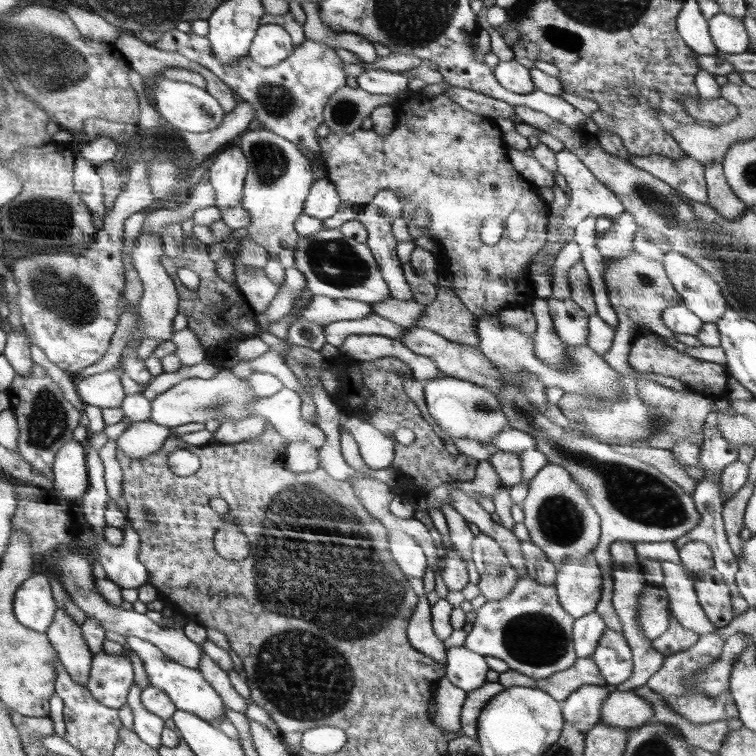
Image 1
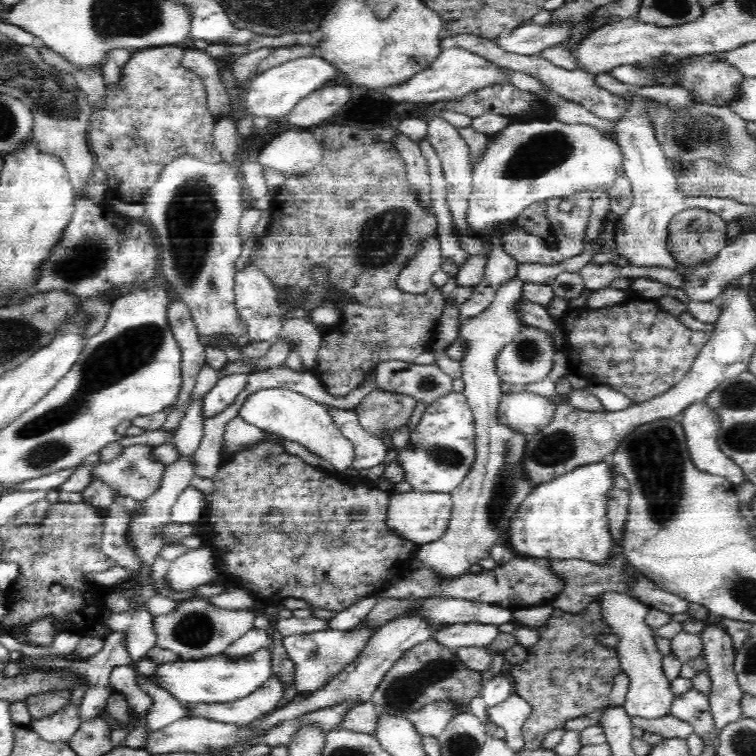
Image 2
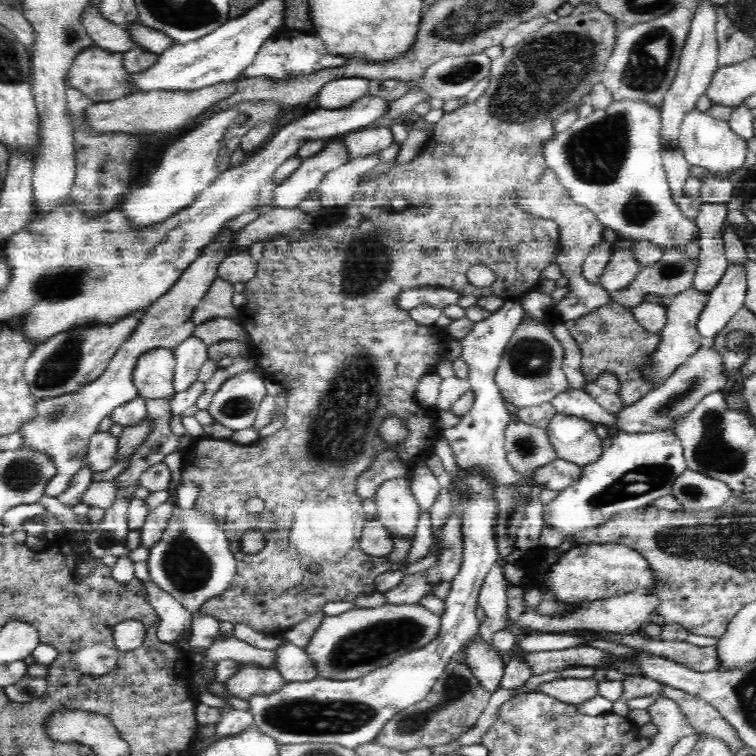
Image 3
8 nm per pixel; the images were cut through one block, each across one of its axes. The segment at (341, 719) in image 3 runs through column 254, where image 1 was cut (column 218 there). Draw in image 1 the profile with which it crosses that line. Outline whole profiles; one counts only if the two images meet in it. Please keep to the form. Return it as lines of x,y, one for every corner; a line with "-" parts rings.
128,637
129,646
138,653
144,662
151,684
164,689
176,703
178,710
193,712
198,718
206,720
211,726
217,727
219,720
225,718
227,704
222,700
216,689
206,680
198,668
188,668
170,658
162,649
151,640
140,637

